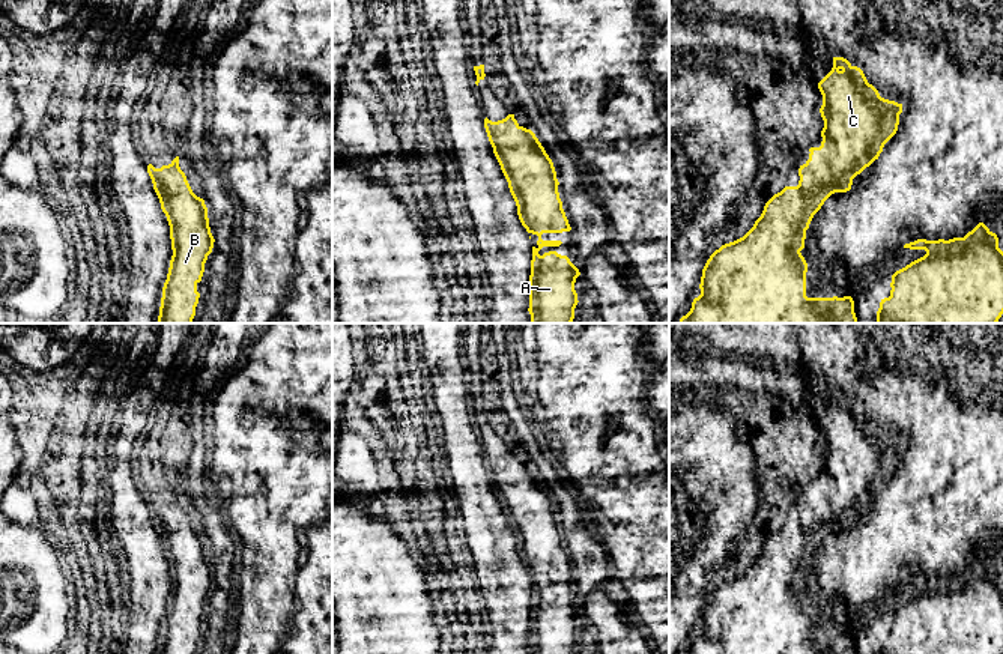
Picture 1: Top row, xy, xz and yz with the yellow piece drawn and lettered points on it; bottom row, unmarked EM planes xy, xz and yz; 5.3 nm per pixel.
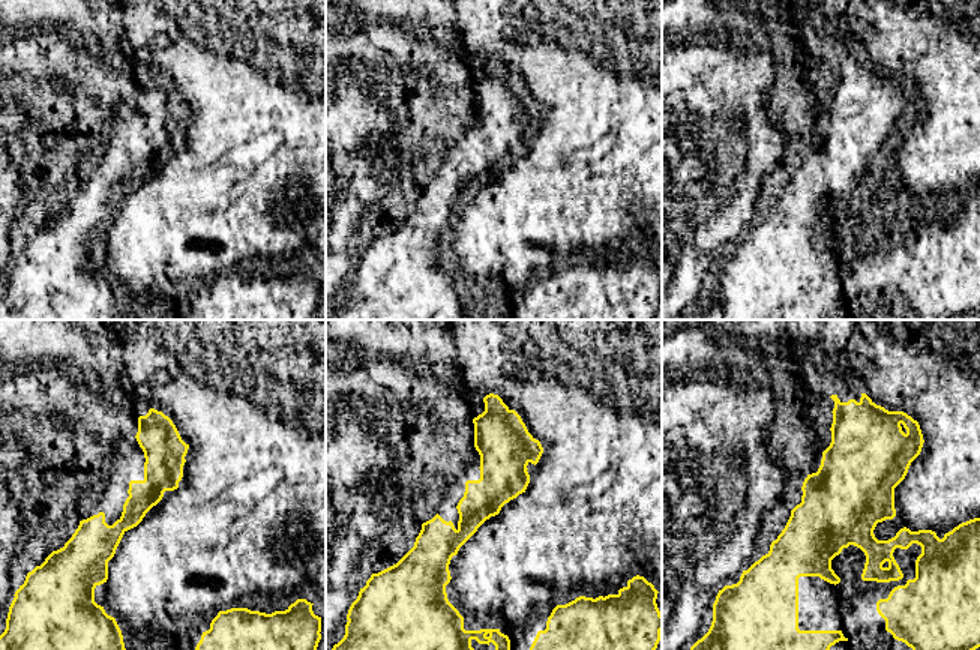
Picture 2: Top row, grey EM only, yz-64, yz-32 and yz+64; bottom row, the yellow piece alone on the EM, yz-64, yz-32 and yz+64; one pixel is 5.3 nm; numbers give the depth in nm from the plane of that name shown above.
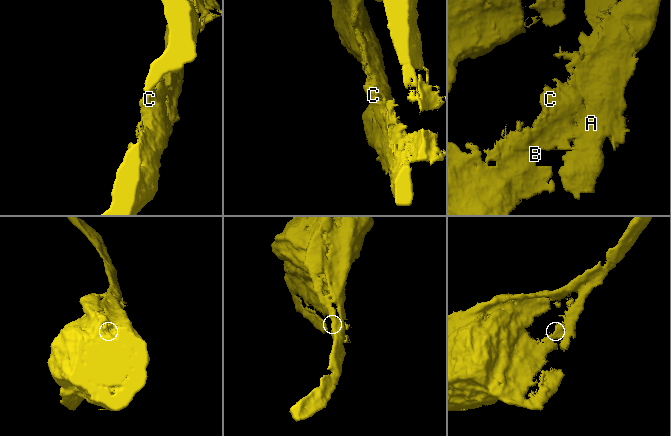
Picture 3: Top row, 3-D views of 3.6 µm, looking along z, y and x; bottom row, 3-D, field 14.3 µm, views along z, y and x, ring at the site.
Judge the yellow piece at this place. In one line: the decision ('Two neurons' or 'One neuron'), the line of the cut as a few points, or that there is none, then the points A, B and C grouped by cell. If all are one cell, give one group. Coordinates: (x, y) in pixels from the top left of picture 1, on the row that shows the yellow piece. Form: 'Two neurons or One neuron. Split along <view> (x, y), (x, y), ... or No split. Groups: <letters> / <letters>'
One neuron. No split. Groups: A B C

